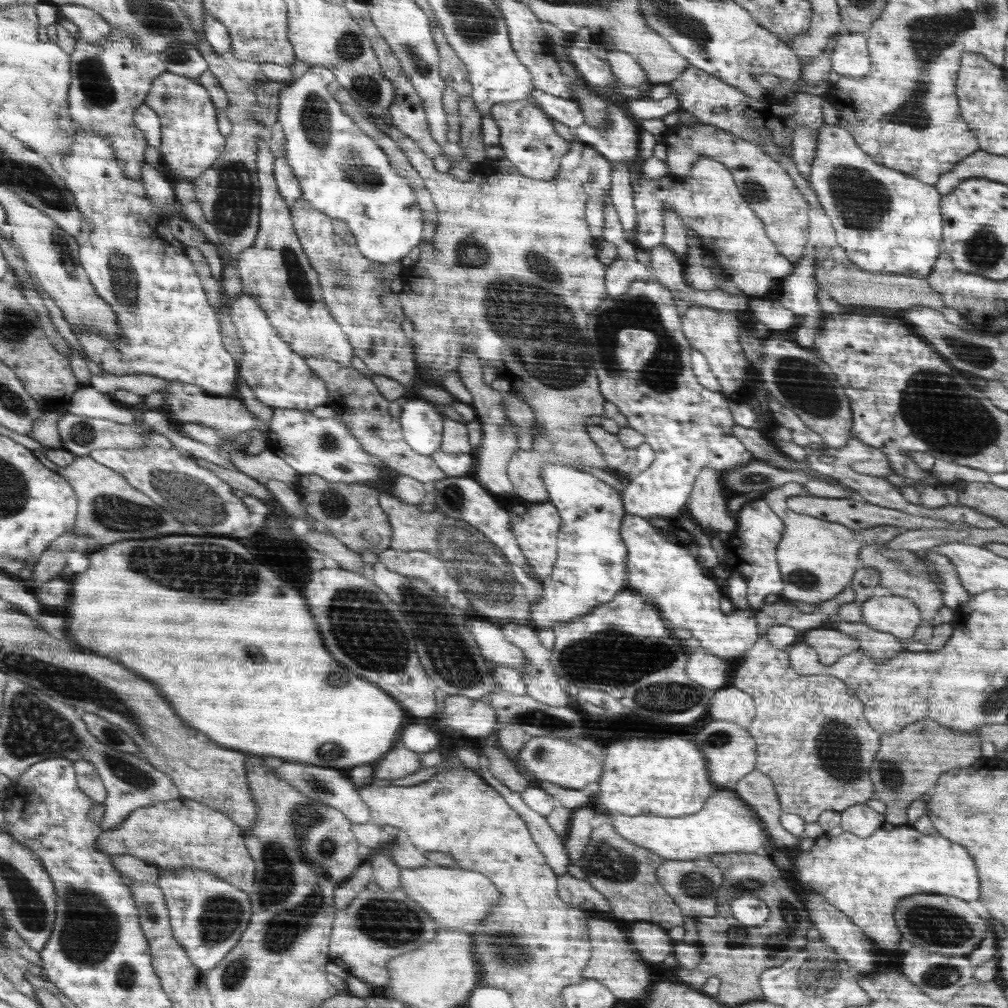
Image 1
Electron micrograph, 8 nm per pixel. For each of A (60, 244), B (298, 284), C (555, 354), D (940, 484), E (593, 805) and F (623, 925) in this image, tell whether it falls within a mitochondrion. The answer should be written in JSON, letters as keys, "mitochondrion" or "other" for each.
{"A":"mitochondrion","B":"mitochondrion","C":"mitochondrion","D":"other","E":"other","F":"other"}

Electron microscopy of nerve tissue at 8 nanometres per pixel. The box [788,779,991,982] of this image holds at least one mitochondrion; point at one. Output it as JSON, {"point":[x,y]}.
{"point":[931,923]}

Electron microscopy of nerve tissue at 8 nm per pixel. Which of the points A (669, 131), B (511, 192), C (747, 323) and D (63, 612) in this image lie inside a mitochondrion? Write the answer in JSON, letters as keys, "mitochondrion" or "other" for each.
{"A":"other","B":"other","C":"other","D":"other"}

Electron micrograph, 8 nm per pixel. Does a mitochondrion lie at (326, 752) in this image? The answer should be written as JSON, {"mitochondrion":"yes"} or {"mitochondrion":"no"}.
{"mitochondrion":"yes"}

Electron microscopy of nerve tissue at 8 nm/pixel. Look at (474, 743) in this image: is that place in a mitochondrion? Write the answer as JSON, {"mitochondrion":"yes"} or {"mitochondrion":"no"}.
{"mitochondrion":"no"}

